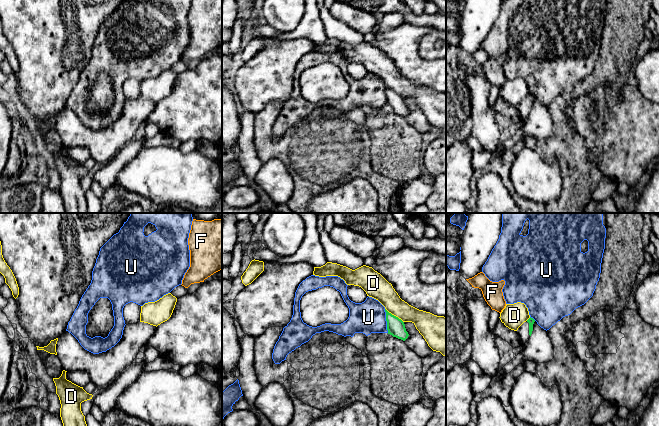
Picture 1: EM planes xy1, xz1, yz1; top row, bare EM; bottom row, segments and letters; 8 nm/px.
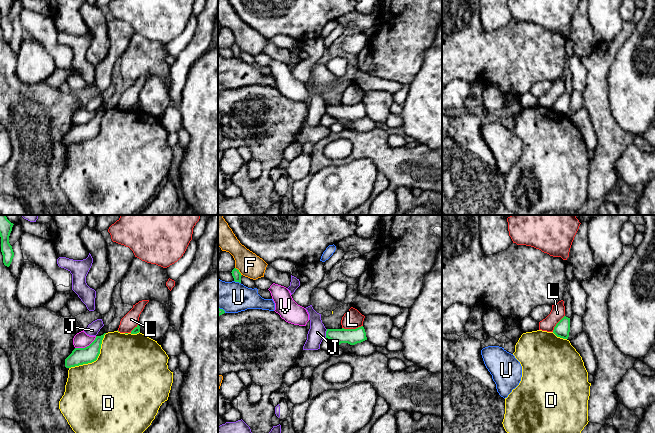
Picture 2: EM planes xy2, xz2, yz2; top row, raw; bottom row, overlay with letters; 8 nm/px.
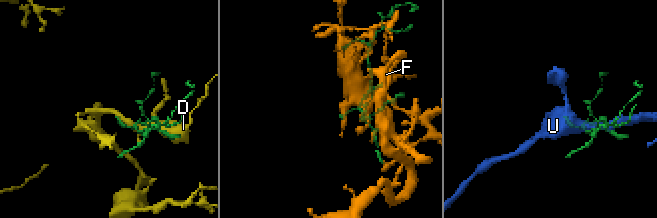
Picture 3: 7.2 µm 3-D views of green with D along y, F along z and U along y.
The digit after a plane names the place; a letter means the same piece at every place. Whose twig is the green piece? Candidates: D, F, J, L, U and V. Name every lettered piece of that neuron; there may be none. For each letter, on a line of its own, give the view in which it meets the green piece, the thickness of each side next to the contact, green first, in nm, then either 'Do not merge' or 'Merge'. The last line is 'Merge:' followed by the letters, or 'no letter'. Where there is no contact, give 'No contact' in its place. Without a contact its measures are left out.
D: Touches green in xy2. Thickness 140 nm (green) against 500 nm. Do not merge
F: Touches green in xz2. Thickness 70 nm (green) against 200 nm. Do not merge
J: Touches green in xz2. Thickness 130 nm (green) against 140 nm. Do not merge
L: Touches green in xz2. Thickness 130 nm (green) against 150 nm. Do not merge
U: Touches green in xz1. Thickness 140 nm (green) against 260 nm. Do not merge
V: Touches green in xy2. Thickness 140 nm (green) against 130 nm. Do not merge
Merge: no letter

